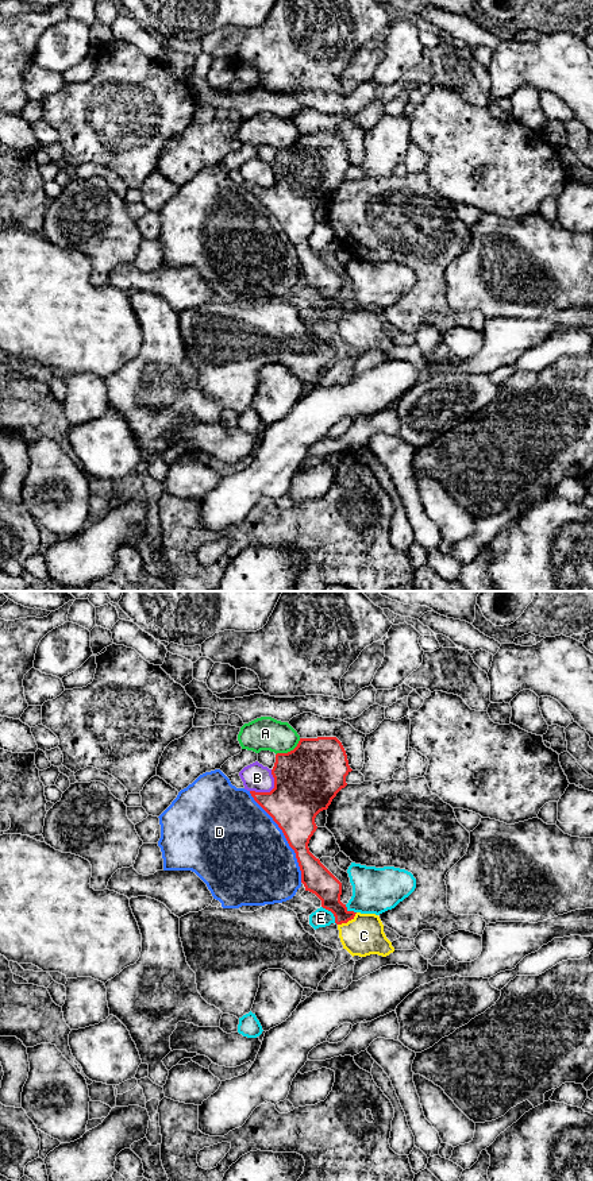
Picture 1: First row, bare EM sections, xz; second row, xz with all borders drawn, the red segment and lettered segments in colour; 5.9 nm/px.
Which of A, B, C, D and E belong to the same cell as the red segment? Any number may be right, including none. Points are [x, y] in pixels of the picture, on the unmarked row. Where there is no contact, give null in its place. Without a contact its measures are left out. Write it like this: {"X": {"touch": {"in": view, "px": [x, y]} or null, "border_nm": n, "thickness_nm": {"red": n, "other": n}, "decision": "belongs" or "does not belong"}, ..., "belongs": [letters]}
{"A": {"touch": {"in": "xz", "px": [291, 146]}, "border_nm": 180, "thickness_nm": {"red": 380, "other": 200}, "decision": "does not belong"}, "B": {"touch": {"in": "xz", "px": [272, 185]}, "border_nm": 190, "thickness_nm": {"red": 380, "other": 160}, "decision": "does not belong"}, "C": {"touch": {"in": "xz", "px": [347, 316]}, "border_nm": 140, "thickness_nm": {"red": 160, "other": 240}, "decision": "belongs"}, "D": {"touch": {"in": "xz", "px": [285, 232]}, "border_nm": 650, "thickness_nm": {"red": 300, "other": 500}, "decision": "does not belong"}, "E": {"touch": {"in": "xz", "px": [332, 308]}, "border_nm": 140, "thickness_nm": {"red": 170, "other": 110}, "decision": "does not belong"}, "belongs": ["C"]}

